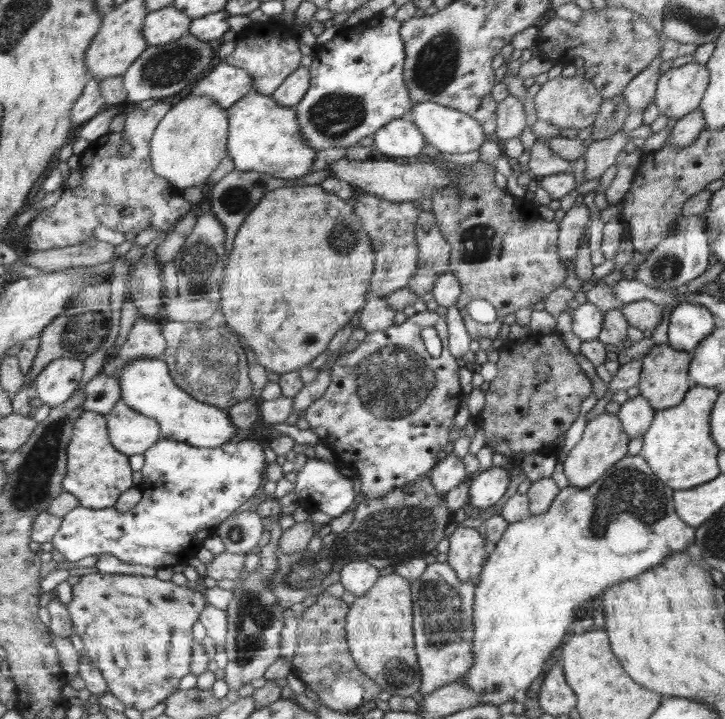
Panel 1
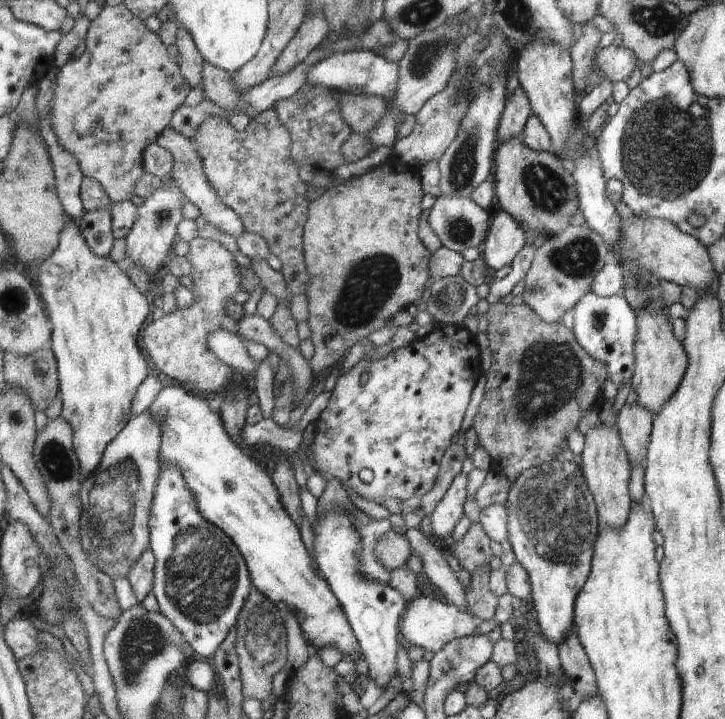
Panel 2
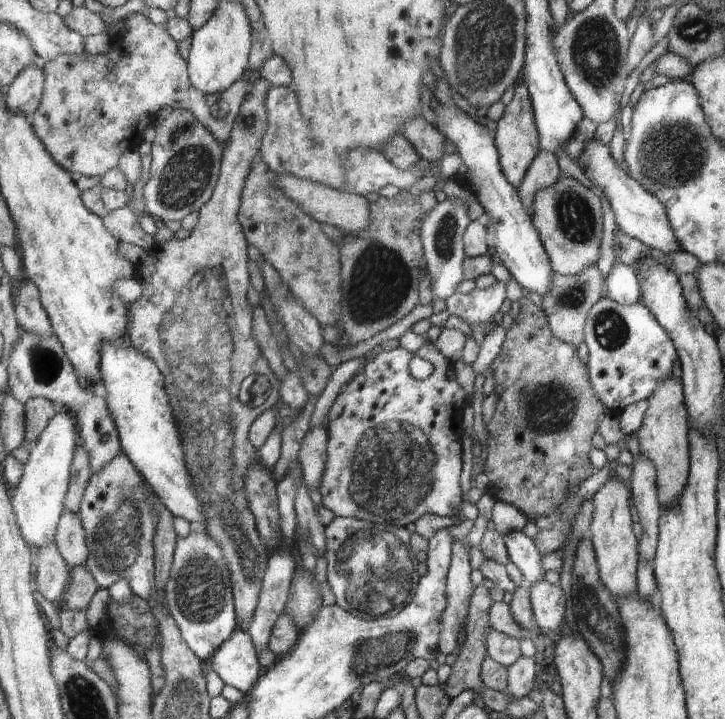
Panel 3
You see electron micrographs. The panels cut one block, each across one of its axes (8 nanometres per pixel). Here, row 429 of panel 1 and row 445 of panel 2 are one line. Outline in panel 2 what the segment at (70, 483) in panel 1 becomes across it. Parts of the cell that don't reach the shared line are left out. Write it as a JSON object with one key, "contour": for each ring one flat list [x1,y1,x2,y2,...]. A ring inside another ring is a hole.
{"contour":[[70,216,67,218,68,224,61,237,60,248,38,268,38,280,40,293,55,330,50,346,59,359,62,416,75,430,75,447,84,476,90,478,100,470,107,446,129,424,133,416,135,394,143,384,142,380,149,375,146,374,146,362,138,346,138,332,150,308,146,298,140,294,140,290,136,290,136,286,130,282,130,277,126,276,126,272,118,268,110,257,102,258,96,254,88,244,88,239,78,222]]}

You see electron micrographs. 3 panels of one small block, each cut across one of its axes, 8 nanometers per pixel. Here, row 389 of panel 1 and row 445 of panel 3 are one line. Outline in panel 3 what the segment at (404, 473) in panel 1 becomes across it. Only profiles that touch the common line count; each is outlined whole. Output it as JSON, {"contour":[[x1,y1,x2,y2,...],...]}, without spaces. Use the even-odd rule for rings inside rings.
{"contour":[[429,342,418,350,417,354,411,354,404,348,397,347,390,352,377,350,373,353,369,360,364,364,360,373,357,373,350,383,346,384,343,392,338,394,334,405,330,408,328,414,327,429,327,460,323,473,323,478,319,487,322,494,323,506,330,509,336,517,349,517,367,521,372,524,381,523,384,525,406,527,410,523,416,523,420,516,433,515,438,517,456,516,458,504,462,502,462,484,460,484,460,476,462,476,462,446,460,446,460,430,458,424,462,424,463,411,466,408,466,396,464,390,458,386,458,382,454,382,454,368,450,366,450,362,440,354,434,342],[417,356,418,358,430,361,434,367,434,372,426,378,426,380,418,380,410,374,410,360]]}

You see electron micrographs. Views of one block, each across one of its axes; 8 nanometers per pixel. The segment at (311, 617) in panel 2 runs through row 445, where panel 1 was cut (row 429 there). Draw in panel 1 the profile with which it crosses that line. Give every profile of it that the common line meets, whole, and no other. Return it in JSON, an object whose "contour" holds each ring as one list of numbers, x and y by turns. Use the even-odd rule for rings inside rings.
{"contour":[[162,358,132,360,123,366,118,379,122,386,123,404,135,412,159,421,164,440,185,442,189,445,196,445,198,448,214,448,230,441,230,437,236,435,238,431,236,425,231,424,227,410,203,404,202,401,183,392,175,384,167,362]]}

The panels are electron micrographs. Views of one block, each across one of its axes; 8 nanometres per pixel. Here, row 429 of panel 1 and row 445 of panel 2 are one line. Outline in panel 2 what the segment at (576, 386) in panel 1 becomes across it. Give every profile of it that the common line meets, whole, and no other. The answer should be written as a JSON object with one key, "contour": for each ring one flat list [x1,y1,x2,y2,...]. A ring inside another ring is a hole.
{"contour":[[500,301,489,306,484,314,489,326,487,336,492,352,492,365,486,372,485,393,472,428,477,432,480,445,488,450,490,470,508,476,514,482,526,468,548,464,568,448,568,436,576,430,580,418,592,408,601,406,602,384,607,369,598,359,592,358,562,320,544,322,528,304,514,305]]}

